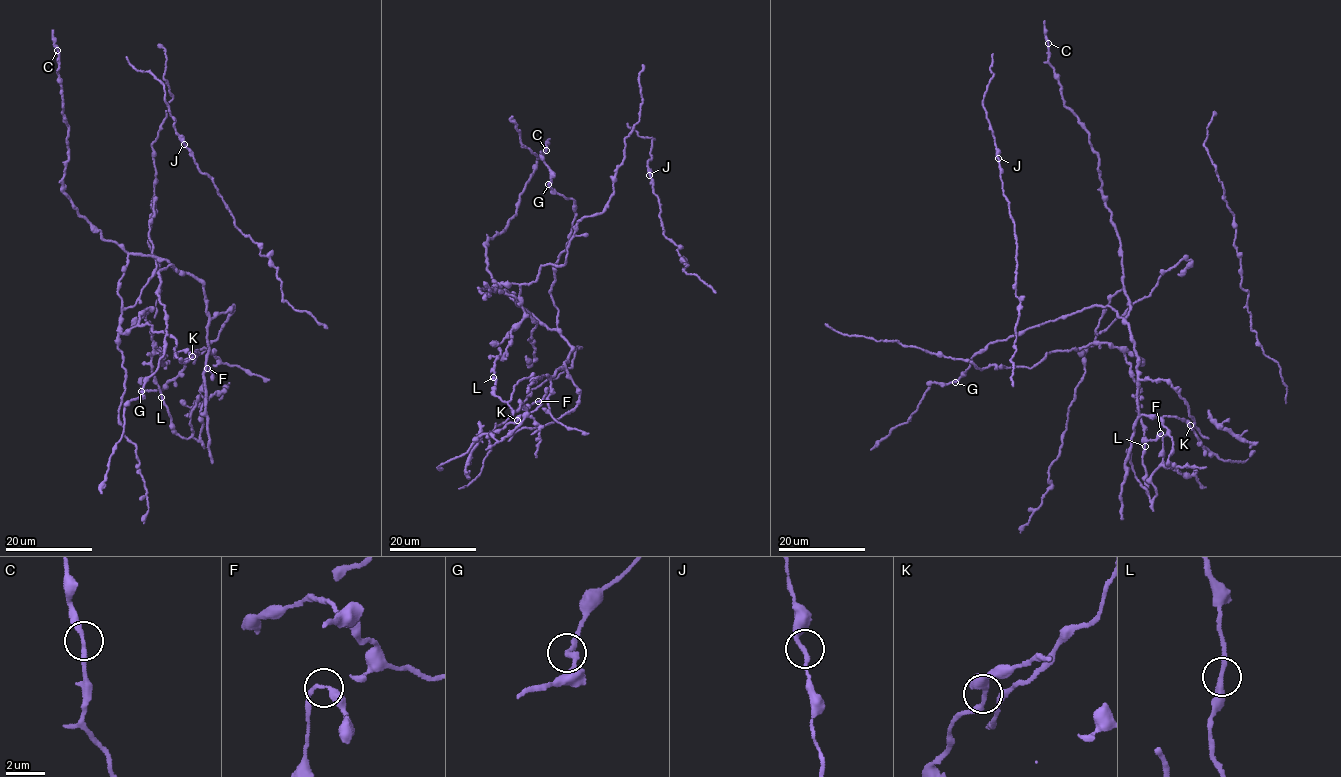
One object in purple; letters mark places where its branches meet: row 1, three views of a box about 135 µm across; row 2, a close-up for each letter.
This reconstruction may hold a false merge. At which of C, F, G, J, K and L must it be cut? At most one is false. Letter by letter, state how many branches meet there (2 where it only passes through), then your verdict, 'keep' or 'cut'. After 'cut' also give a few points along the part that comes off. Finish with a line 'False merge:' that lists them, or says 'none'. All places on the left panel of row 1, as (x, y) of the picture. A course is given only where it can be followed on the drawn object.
C: branches 2; keep
F: branches 2; keep
G: branches 2; keep
J: branches 2; keep
K: branches 2; keep
L: branches 2; keep
False merge: none

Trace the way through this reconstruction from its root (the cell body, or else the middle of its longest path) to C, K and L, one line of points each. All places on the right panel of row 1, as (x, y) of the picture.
C: (1096, 152), (1078, 118), (1065, 105), (1058, 76), (1048, 60), (1048, 43)
K: (1096, 152), (1102, 200), (1120, 241), (1130, 308), (1125, 319), (1137, 358), (1138, 412), (1174, 416), (1190, 425)
L: (1096, 152), (1123, 285), (1095, 341), (1078, 350), (1102, 342), (1124, 352), (1145, 446)

